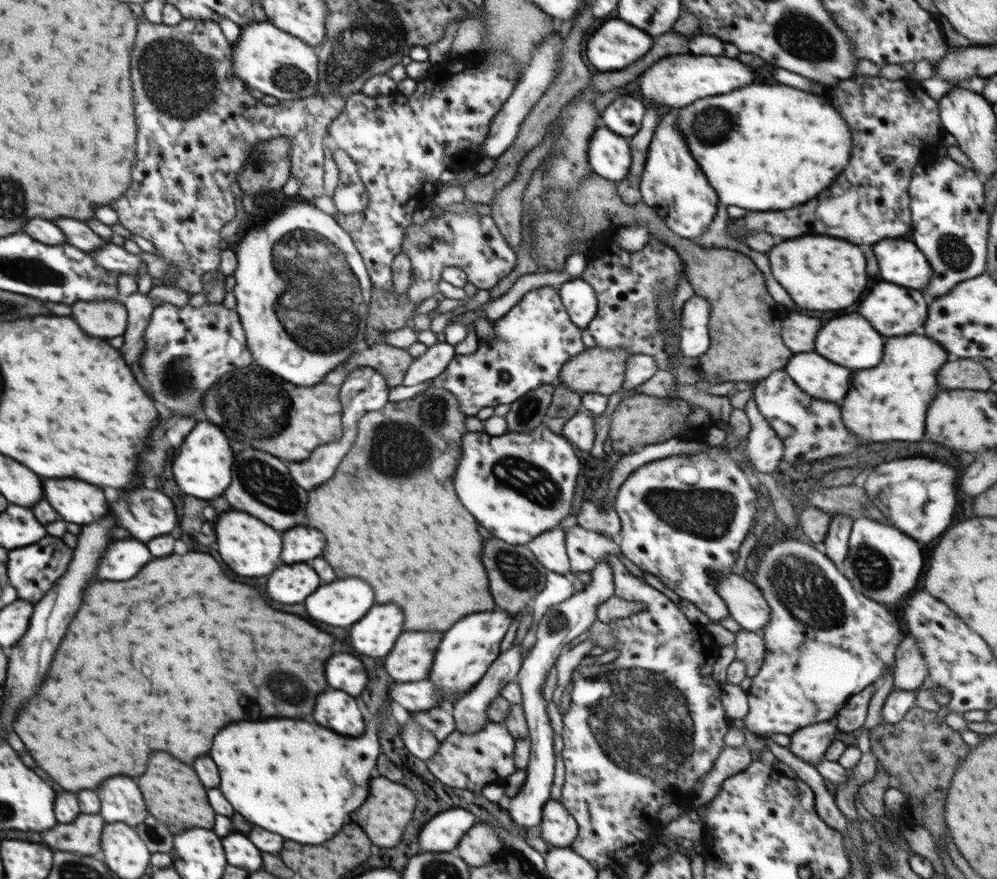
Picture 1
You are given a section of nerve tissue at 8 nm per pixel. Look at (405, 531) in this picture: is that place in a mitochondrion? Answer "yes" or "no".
no

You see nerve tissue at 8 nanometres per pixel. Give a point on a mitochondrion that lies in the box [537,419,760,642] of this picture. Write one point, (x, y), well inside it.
(708, 513)

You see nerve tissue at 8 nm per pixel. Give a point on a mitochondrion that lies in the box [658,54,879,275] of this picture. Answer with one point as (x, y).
(712, 125)

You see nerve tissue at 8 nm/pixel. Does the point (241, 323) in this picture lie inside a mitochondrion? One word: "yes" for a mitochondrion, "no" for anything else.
no

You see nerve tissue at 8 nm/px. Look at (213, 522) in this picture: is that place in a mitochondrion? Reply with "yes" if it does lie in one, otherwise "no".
no

